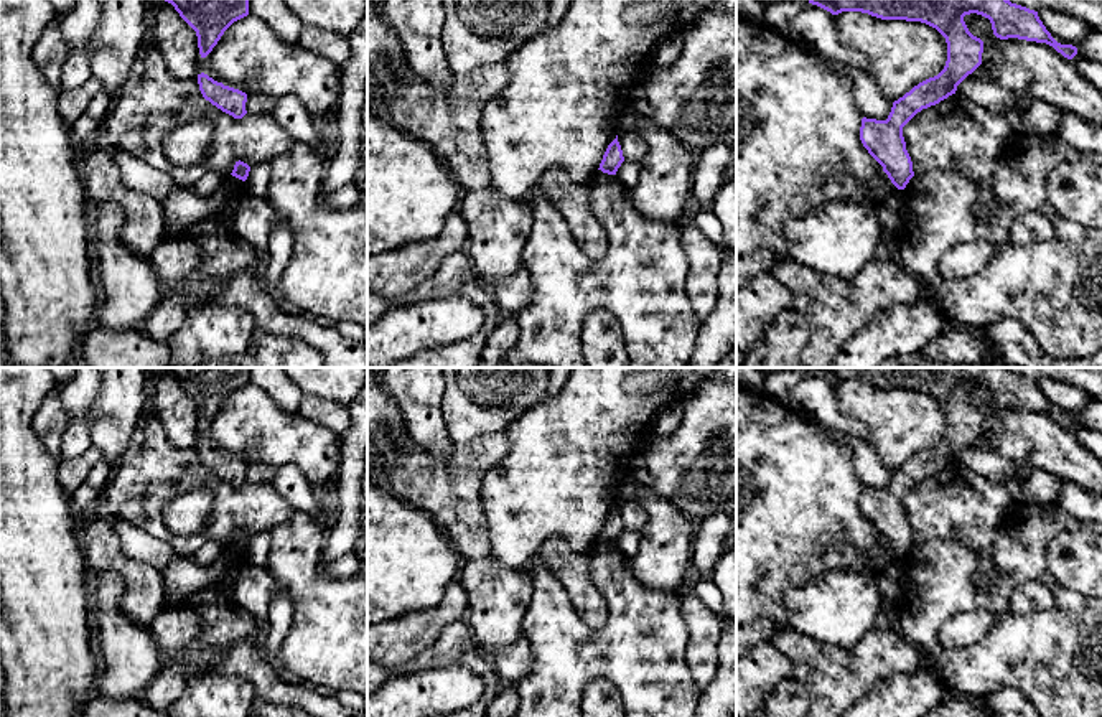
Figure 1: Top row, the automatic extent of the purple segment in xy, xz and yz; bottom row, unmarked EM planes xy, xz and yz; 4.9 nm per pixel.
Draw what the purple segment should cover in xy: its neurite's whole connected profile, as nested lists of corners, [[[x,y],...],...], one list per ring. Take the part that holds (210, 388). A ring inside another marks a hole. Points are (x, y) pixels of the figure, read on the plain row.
[[[163,368],[196,401],[201,427],[217,414],[224,401],[249,384],[249,368]]]

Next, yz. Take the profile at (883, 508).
[[[809,368],[809,373],[832,384],[862,381],[881,389],[921,391],[946,407],[947,430],[937,445],[919,452],[894,470],[886,490],[862,488],[863,516],[898,559],[904,559],[914,546],[903,496],[922,478],[955,463],[957,455],[982,433],[983,410],[969,401],[965,384],[988,387],[993,404],[1000,409],[1046,412],[1067,429],[1077,424],[1076,415],[1061,414],[1051,405],[1038,381],[1008,368]]]

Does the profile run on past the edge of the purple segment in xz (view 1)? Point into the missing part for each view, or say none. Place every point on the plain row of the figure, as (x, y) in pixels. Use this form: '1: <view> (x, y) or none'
1: none

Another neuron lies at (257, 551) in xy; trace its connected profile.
[[[268,531],[254,534],[245,549],[249,562],[267,569],[270,546],[272,546],[272,537]]]

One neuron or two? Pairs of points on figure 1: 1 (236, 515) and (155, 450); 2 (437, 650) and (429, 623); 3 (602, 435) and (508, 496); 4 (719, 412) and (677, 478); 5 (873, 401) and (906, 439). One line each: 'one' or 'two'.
1: one
2: two
3: one
4: one
5: one

